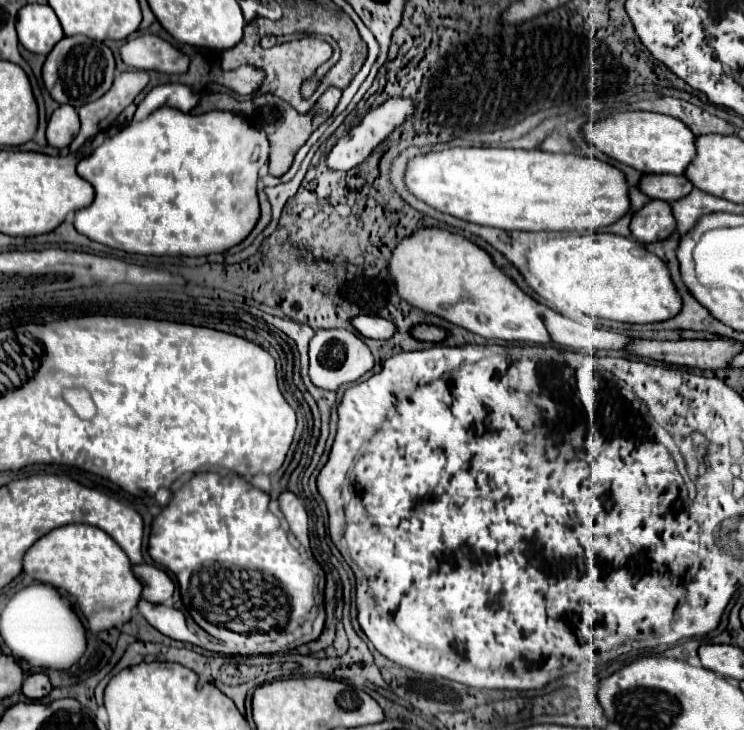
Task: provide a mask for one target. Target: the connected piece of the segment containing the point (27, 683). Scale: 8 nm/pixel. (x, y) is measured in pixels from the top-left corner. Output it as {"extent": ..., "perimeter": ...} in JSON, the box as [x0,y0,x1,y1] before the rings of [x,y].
{"extent":[22,674,52,700],"perimeter":[[[32,674],[32,676],[28,676],[28,678],[24,680],[24,684],[22,684],[22,694],[24,694],[26,698],[30,698],[30,700],[40,700],[40,698],[44,698],[50,690],[52,690],[52,686],[50,686],[50,680],[48,680],[46,674]]]}

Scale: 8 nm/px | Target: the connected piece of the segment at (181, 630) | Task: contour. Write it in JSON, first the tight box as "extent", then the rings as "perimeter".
{"extent":[138,600,204,646],"perimeter":[[[140,600],[138,602],[138,612],[156,628],[160,630],[164,636],[168,638],[176,638],[180,642],[190,642],[194,646],[204,646],[202,640],[188,630],[186,626],[186,618],[180,610],[172,608],[172,606],[164,606],[164,604],[152,604],[148,600]]]}

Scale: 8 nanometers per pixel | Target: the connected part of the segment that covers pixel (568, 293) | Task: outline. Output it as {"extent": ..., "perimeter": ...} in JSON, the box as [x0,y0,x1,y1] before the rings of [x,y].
{"extent":[528,232,682,324],"perimeter":[[[606,232],[550,238],[528,250],[528,268],[552,294],[592,318],[646,324],[668,320],[682,308],[666,264],[634,238]]]}

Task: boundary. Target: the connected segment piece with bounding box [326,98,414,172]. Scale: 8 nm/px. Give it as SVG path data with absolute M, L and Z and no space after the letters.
M390 98L390 100L386 100L380 108L372 110L370 114L366 114L360 126L352 128L346 136L342 136L342 138L338 140L338 144L336 144L336 146L330 150L330 154L326 156L326 166L328 166L330 170L334 170L334 172L348 172L348 170L352 170L354 166L358 166L360 162L364 162L364 160L370 156L370 152L372 152L396 126L400 126L400 124L406 120L406 116L412 114L412 112L414 112L414 106L412 106L412 100L410 100L410 98Z

